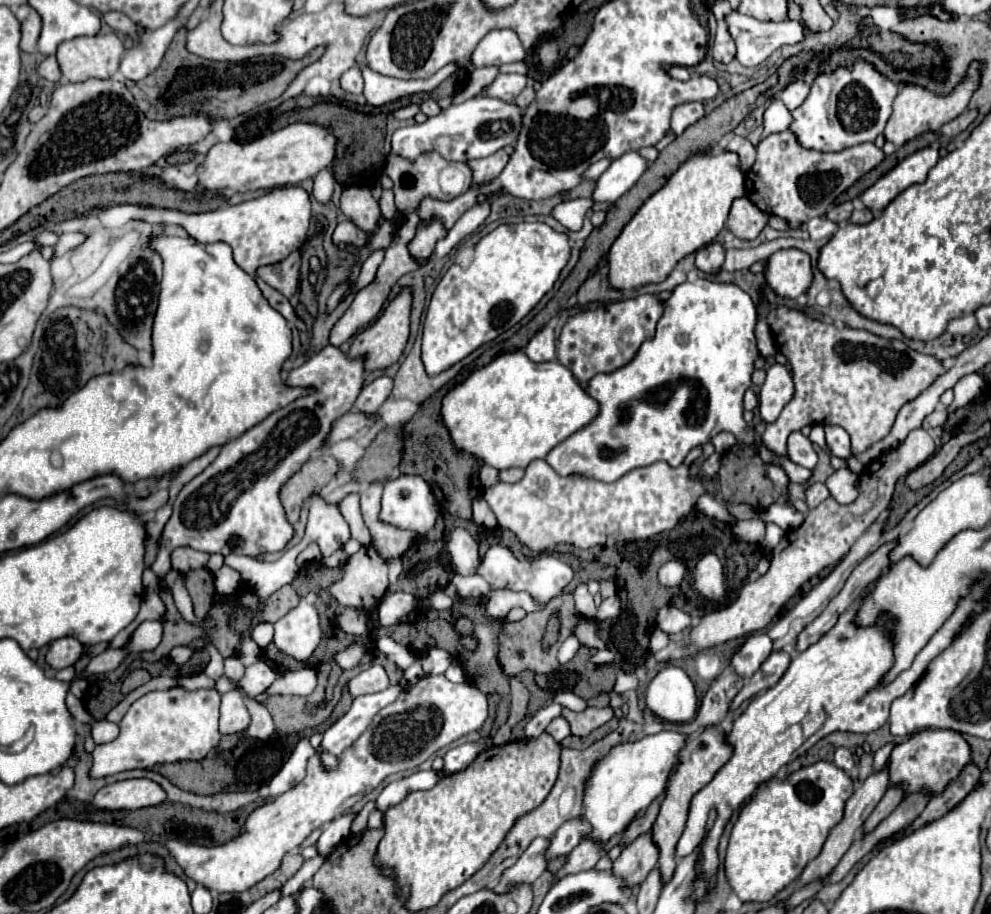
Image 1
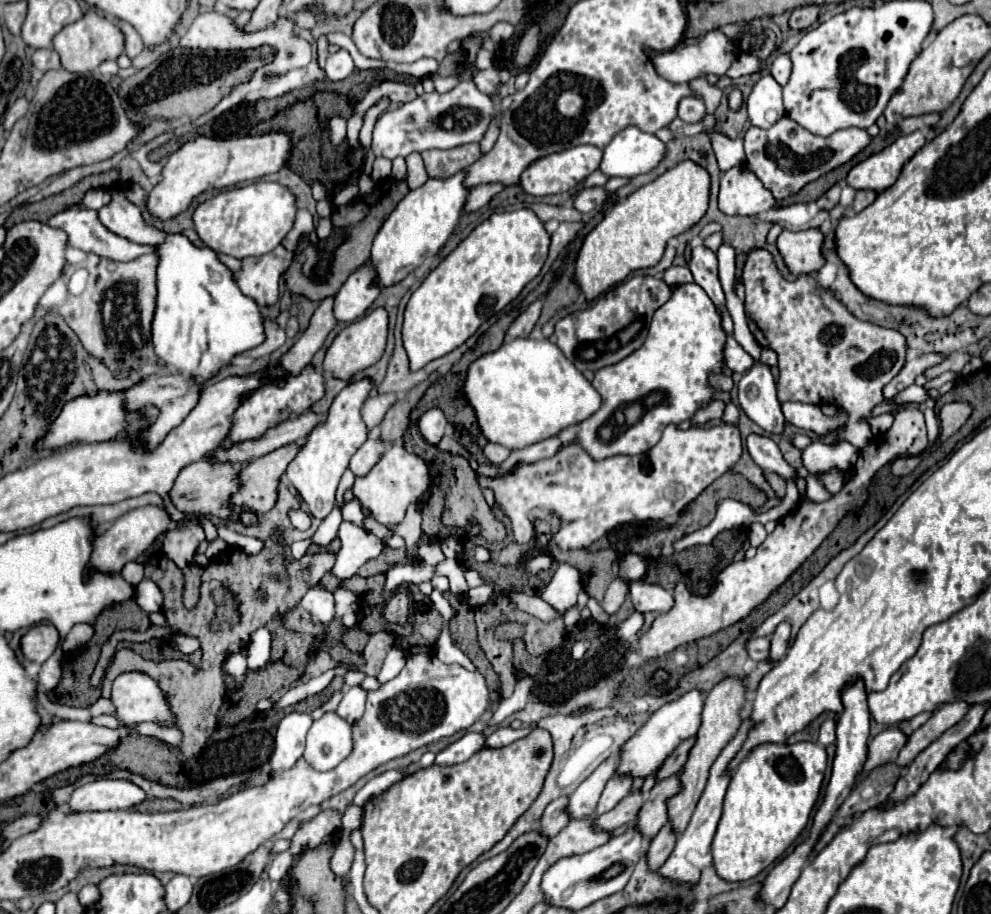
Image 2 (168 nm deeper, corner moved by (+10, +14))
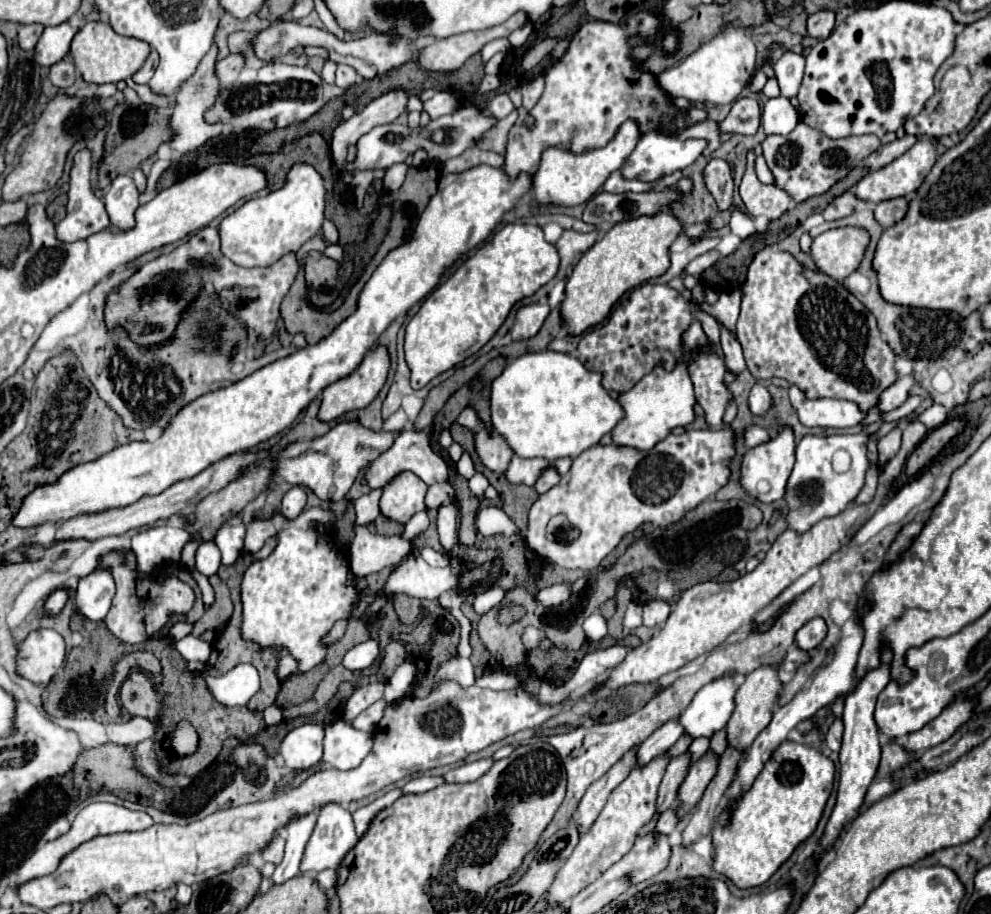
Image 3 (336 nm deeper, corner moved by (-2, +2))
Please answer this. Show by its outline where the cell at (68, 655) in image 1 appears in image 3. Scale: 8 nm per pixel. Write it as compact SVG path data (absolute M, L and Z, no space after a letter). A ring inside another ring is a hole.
M36 630L18 648L18 674L34 684L48 684L66 658L64 638L54 630Z

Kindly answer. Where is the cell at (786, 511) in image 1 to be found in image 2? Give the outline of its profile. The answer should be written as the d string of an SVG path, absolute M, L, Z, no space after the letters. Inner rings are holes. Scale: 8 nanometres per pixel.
M764 472L764 478L766 478L766 482L774 488L776 496L778 496L778 498L784 498L784 488L786 488L786 482L784 482L778 474L774 474L774 472Z

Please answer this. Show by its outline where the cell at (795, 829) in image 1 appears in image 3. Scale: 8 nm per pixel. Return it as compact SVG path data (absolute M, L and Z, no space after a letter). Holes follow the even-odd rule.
M784 740L776 752L772 752L768 764L764 764L762 772L754 780L752 788L742 796L738 802L738 808L734 810L732 818L726 820L726 816L718 816L718 824L712 830L712 842L714 842L714 870L730 878L738 888L754 888L762 886L770 876L792 856L792 852L812 836L812 832L818 826L818 820L824 812L826 800L832 792L834 784L834 762L826 758L816 748Z

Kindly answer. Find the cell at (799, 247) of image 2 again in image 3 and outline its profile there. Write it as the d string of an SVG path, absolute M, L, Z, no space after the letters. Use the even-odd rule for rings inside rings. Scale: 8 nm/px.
M836 228L812 240L810 256L818 272L842 280L858 268L866 244L868 234L862 228Z

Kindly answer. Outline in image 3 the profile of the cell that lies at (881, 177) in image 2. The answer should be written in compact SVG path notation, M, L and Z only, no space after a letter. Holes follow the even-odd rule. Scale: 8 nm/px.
M920 138L908 152L904 152L900 158L896 158L894 162L890 162L888 166L866 174L852 190L856 194L856 198L860 200L868 200L868 202L882 202L882 200L892 200L892 198L900 198L900 196L910 196L912 192L918 190L918 186L922 184L922 180L926 178L926 174L930 172L930 168L934 166L938 154L936 154L936 146L926 140Z

